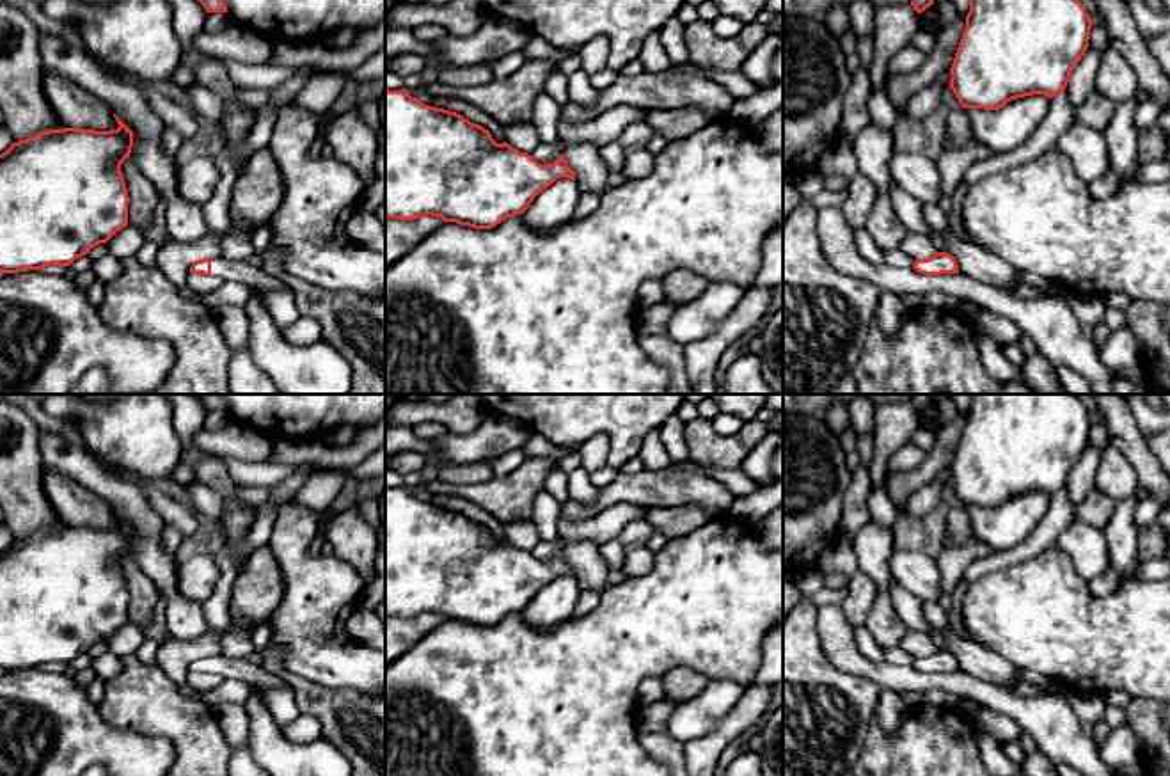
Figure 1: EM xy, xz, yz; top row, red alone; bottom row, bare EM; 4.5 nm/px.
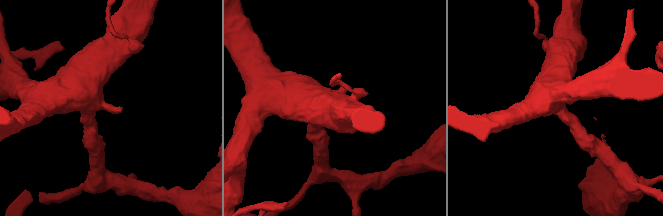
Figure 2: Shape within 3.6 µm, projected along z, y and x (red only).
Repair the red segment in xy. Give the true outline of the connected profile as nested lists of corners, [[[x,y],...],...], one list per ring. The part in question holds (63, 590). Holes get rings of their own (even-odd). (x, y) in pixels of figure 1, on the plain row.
[[[114,511],[119,526],[94,529],[62,526],[39,529],[25,538],[12,540],[0,552],[0,669],[18,671],[41,668],[50,662],[69,664],[89,652],[96,643],[107,641],[128,623],[128,588],[121,561],[130,556],[133,529]]]

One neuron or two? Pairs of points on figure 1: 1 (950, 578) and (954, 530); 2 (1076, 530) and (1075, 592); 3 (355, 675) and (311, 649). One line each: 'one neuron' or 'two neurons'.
1: two neurons
2: two neurons
3: one neuron

